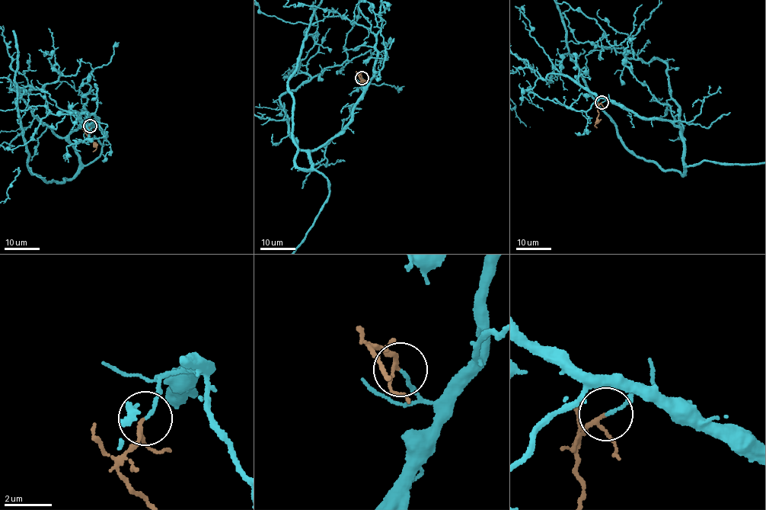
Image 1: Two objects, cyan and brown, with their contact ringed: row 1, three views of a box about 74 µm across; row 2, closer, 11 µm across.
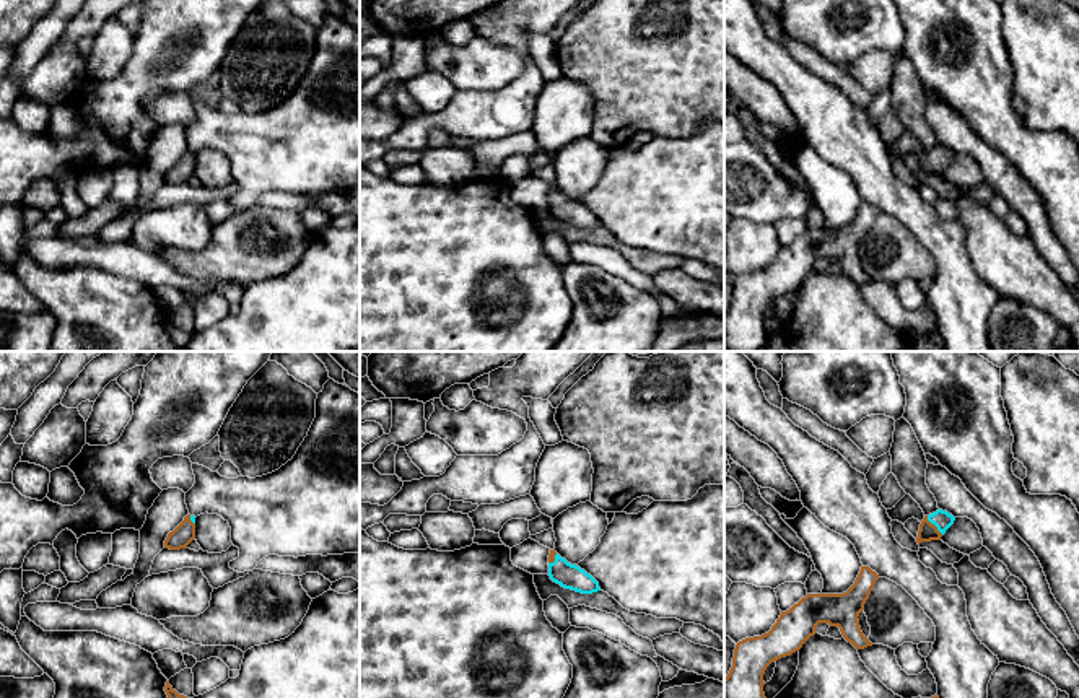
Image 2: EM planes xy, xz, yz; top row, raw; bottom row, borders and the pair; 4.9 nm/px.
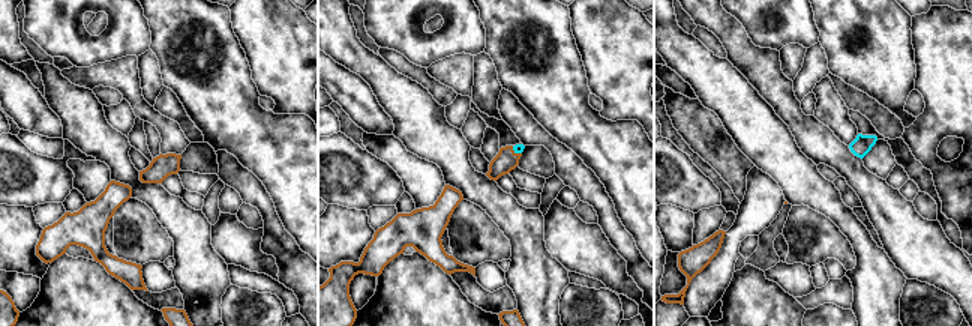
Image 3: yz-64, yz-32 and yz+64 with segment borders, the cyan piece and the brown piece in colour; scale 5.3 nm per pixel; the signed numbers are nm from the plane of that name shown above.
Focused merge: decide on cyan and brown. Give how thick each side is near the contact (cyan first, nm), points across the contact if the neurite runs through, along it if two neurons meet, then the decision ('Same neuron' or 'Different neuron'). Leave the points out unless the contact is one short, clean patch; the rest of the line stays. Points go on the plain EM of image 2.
Thickness 90 nm (cyan) against 90 nm. Path across: yz (941, 155), (934, 160), (928, 166). Same neuron

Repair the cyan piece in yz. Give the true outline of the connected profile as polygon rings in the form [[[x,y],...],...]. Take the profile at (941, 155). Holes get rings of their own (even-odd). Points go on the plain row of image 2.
[[[937,145],[936,148],[924,151],[920,159],[916,177],[941,176],[946,166],[954,159],[955,153],[947,146]]]

